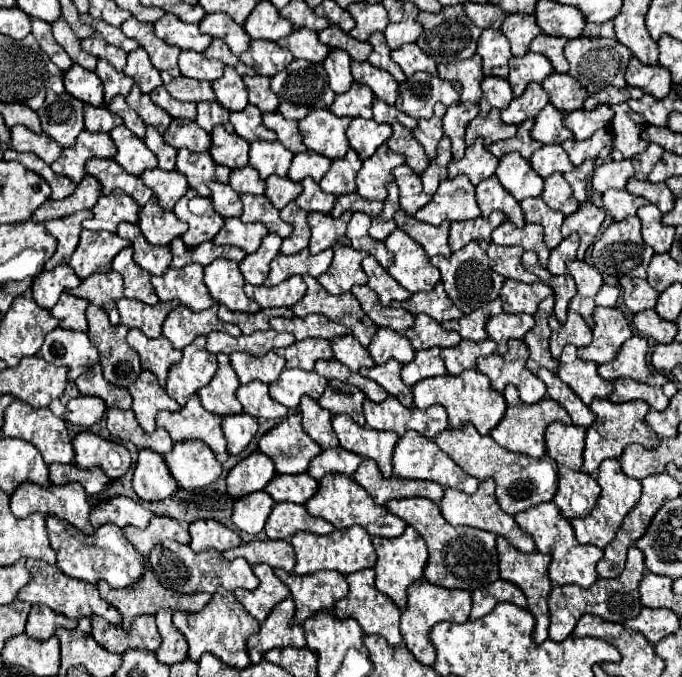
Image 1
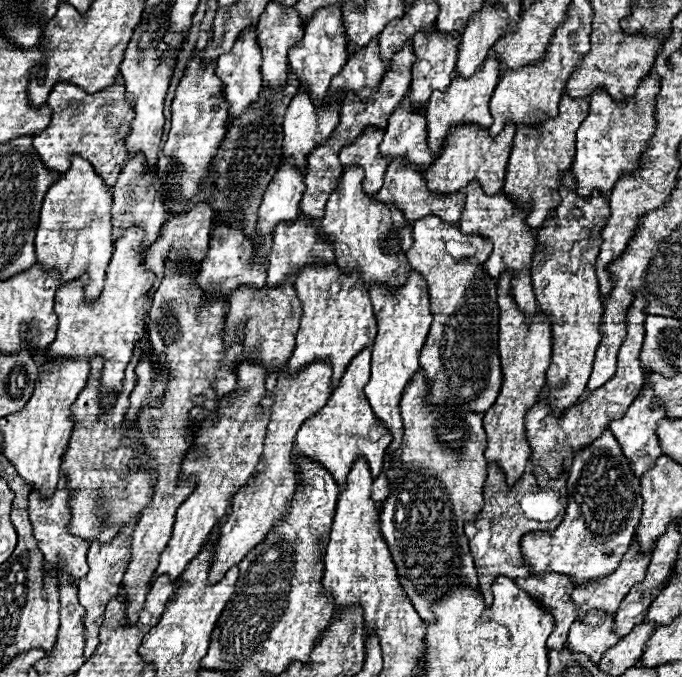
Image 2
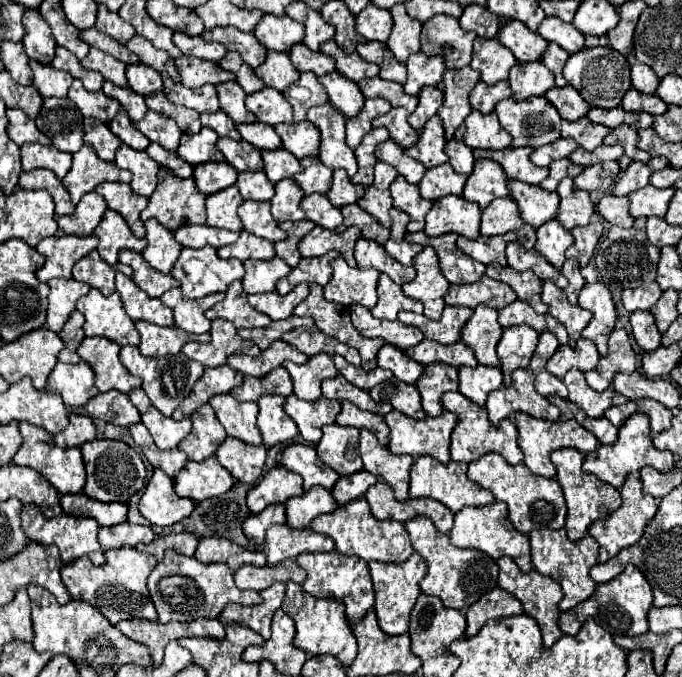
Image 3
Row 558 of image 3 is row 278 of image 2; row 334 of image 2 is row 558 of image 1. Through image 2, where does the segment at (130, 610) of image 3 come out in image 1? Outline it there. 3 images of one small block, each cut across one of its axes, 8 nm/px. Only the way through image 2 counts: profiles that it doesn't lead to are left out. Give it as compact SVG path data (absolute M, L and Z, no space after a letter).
M48 514L46 528L48 528L50 544L52 544L54 552L56 552L58 568L64 574L72 576L72 578L78 578L78 580L84 580L84 582L92 582L92 584L96 584L102 578L112 588L126 588L126 586L138 582L140 576L144 574L144 568L146 568L144 558L126 540L126 536L122 534L122 530L116 524L104 524L92 536L88 536L88 534L82 534L72 524Z

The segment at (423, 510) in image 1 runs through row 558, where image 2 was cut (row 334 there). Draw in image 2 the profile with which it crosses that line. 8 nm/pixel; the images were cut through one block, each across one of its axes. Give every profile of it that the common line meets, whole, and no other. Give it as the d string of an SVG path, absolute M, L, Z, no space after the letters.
M438 216L414 222L412 238L414 242L406 256L410 266L428 282L434 318L420 352L420 366L426 378L432 380L428 402L486 412L496 402L502 386L496 282L482 268L492 252L492 244L478 234L462 234L456 224L442 222Z

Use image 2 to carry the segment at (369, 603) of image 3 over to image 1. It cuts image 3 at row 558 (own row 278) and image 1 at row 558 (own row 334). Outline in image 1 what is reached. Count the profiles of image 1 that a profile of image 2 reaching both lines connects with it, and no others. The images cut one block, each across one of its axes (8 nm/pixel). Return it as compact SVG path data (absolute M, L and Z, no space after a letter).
M362 526L346 528L346 530L334 530L328 536L312 534L312 532L298 532L292 536L292 546L296 550L296 566L294 574L312 574L318 570L336 570L344 576L364 570L364 568L374 568L376 564L376 552L370 540L370 534Z

